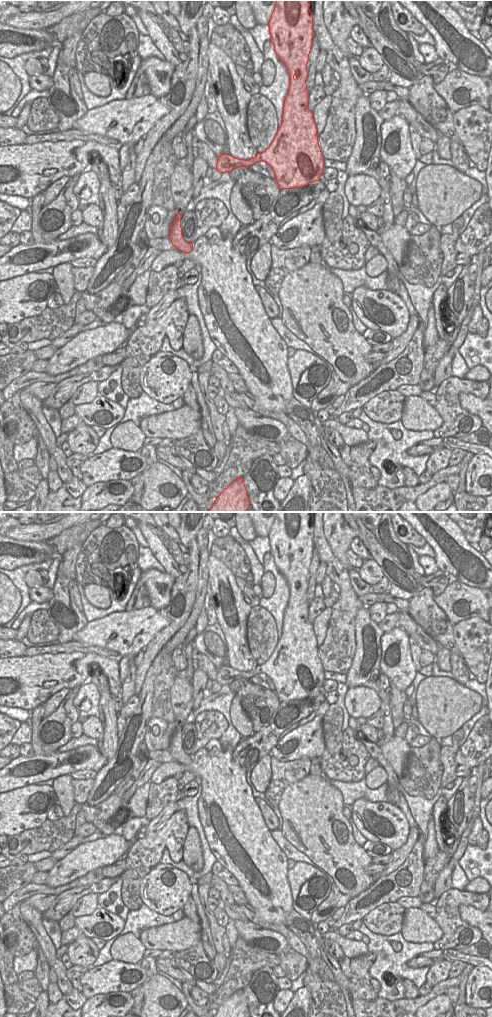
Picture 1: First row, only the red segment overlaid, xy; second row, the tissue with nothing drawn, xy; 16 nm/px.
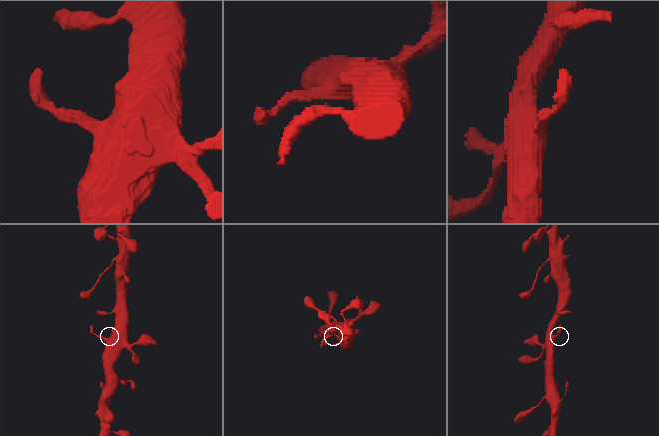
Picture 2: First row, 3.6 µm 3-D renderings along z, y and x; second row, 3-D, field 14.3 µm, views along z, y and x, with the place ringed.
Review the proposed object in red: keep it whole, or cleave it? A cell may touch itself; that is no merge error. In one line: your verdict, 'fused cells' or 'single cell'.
single cell

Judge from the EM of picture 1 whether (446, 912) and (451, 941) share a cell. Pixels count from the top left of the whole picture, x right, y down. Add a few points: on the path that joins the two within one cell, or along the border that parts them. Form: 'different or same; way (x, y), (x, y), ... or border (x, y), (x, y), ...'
same; way (448, 919), (451, 924), (451, 934)

